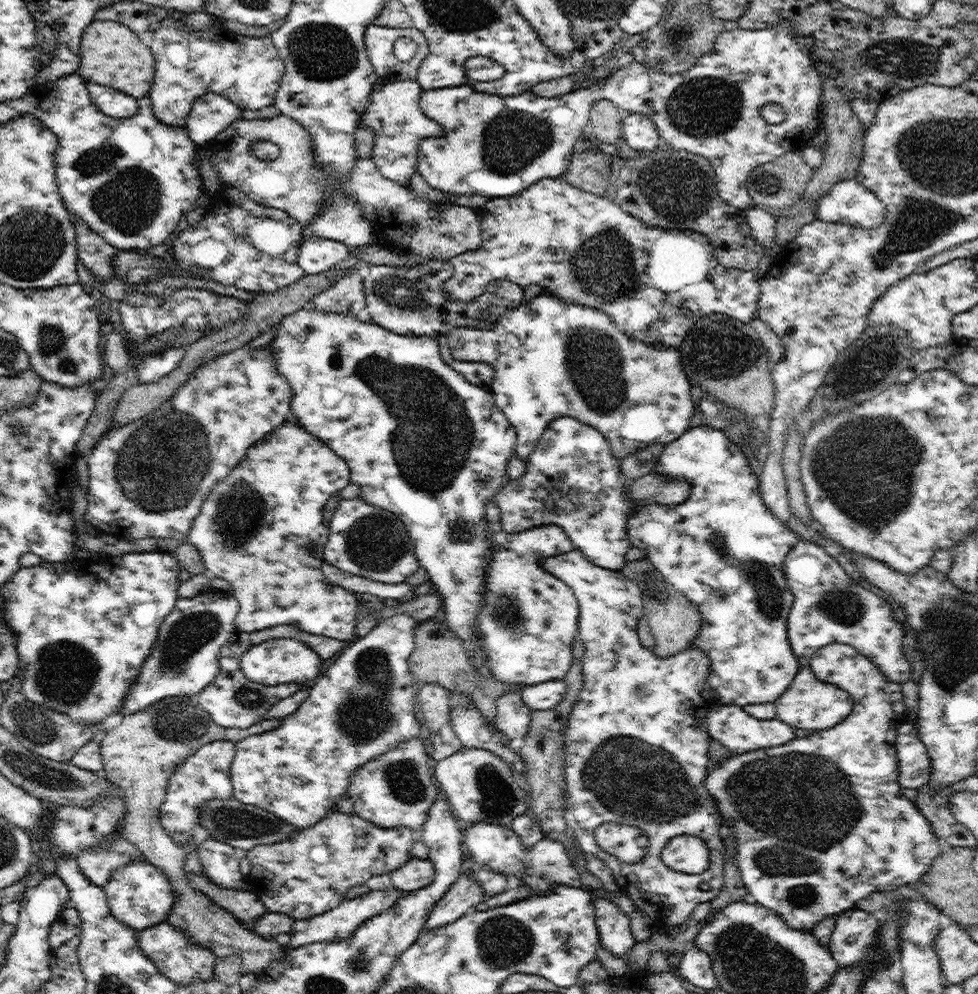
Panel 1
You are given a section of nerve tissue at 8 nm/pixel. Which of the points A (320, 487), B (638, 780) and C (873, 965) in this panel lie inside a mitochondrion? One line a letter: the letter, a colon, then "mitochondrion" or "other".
A: other
B: mitochondrion
C: other

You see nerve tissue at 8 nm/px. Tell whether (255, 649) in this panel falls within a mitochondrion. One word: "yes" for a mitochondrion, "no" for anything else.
no

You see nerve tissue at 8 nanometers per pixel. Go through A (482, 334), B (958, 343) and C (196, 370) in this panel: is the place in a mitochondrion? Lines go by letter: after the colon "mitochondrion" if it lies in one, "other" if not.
A: other
B: other
C: other

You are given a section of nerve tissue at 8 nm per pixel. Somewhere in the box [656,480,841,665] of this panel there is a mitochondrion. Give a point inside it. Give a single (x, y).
(769, 599)

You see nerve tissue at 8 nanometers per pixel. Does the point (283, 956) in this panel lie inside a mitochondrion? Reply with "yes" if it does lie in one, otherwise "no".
no

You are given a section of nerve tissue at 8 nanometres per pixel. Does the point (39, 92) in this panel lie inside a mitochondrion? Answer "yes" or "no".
no

